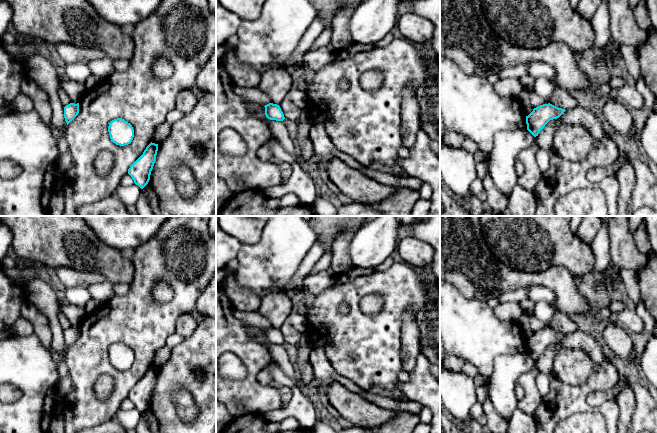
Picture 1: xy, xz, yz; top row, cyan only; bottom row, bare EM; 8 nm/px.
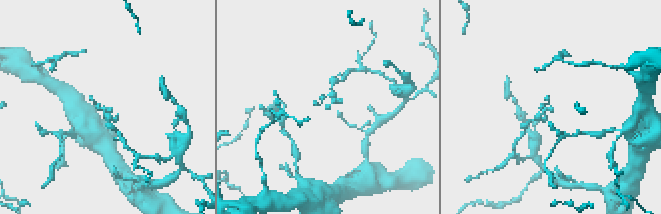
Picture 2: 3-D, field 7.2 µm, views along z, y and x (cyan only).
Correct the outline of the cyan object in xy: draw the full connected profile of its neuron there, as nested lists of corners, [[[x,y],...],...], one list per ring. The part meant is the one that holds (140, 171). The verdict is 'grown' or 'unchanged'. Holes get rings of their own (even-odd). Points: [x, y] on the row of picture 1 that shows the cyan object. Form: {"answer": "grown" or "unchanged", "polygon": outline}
{"answer": "unchanged", "polygon": [[[150,143],[143,154],[130,166],[128,174],[134,183],[143,189],[150,180],[151,171],[156,161],[158,144]]]}

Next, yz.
{"answer": "unchanged", "polygon": [[[550,103],[540,105],[526,116],[527,130],[536,137],[550,120],[559,118],[565,111]]]}

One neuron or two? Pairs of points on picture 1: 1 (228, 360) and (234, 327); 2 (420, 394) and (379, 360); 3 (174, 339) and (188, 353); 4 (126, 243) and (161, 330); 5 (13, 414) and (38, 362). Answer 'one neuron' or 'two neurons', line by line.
1: two neurons
2: two neurons
3: two neurons
4: two neurons
5: one neuron

